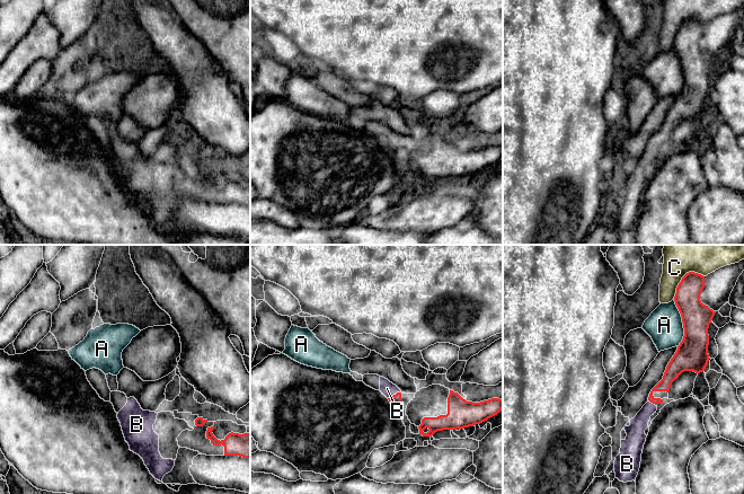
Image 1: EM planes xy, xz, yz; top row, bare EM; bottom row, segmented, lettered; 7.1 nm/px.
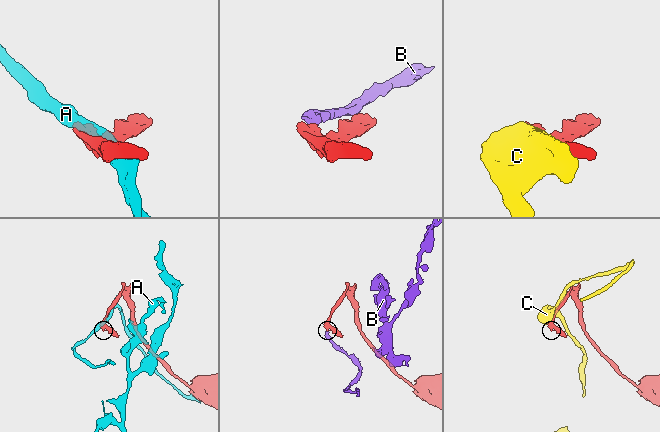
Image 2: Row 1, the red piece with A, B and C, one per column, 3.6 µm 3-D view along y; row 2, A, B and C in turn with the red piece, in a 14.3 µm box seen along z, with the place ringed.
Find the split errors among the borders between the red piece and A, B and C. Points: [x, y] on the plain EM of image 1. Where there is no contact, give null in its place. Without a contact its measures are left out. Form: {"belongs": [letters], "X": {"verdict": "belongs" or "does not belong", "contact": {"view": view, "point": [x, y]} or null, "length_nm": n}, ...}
{"belongs": ["B"], "A": {"verdict": "does not belong", "contact": {"view": "yz", "point": [682, 69]}, "length_nm": 340}, "B": {"verdict": "belongs", "contact": {"view": "xz", "point": [396, 141]}, "length_nm": 110}, "C": {"verdict": "does not belong", "contact": {"view": "yz", "point": [682, 25]}, "length_nm": 280}}

